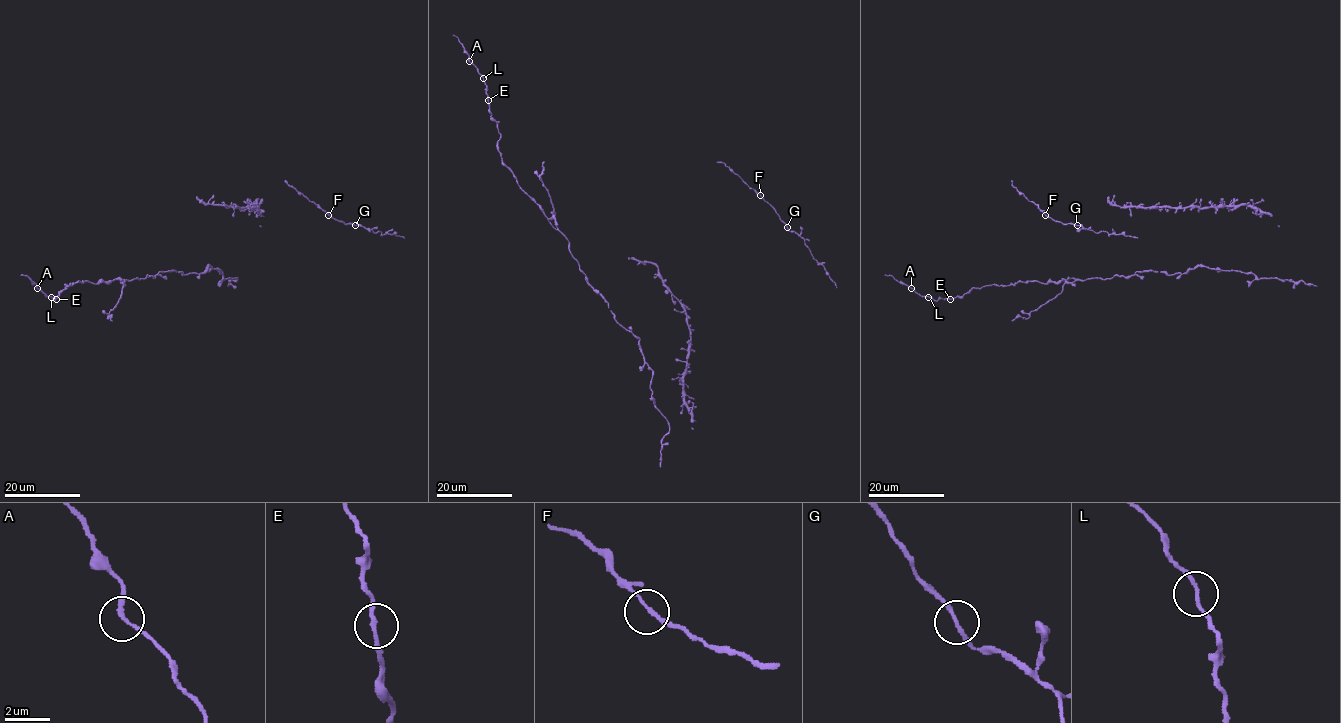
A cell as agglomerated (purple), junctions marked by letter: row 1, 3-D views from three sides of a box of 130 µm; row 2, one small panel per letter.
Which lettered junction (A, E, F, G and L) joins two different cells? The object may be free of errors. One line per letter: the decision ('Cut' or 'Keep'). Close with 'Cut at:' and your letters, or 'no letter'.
A: Keep
E: Keep
F: Keep
G: Keep
L: Keep
Cut at: no letter

